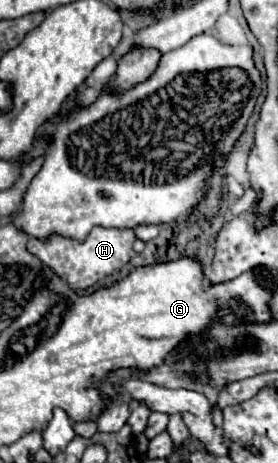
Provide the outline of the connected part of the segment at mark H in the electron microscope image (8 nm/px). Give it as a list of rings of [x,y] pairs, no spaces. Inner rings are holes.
[[[94,227],[90,235],[84,241],[68,239],[62,235],[50,235],[46,241],[30,237],[28,241],[28,251],[40,257],[48,267],[52,267],[62,279],[66,279],[72,289],[84,291],[92,287],[96,281],[112,275],[114,271],[120,271],[134,255],[134,229],[104,229],[104,227]]]

